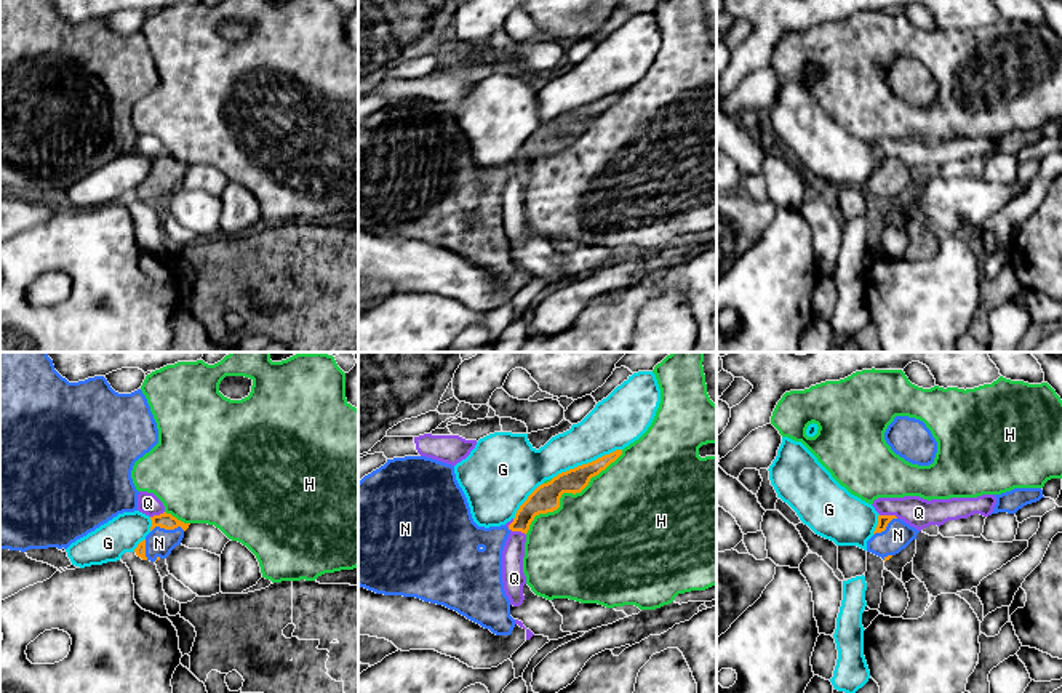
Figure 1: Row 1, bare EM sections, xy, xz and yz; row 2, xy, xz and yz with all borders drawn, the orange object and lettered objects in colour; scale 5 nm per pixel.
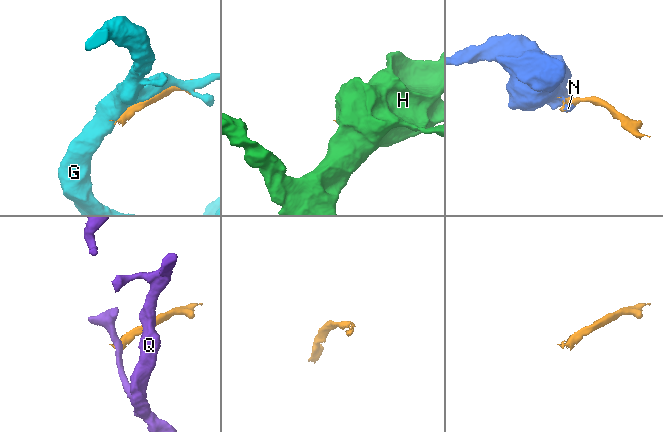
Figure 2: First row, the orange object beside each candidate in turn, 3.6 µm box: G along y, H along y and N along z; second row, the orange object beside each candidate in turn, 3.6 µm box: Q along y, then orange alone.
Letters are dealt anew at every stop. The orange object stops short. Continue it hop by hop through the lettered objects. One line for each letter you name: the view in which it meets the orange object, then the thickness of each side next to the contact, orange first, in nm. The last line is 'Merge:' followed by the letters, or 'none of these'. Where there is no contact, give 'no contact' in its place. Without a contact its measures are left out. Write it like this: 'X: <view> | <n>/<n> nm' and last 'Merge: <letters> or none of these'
N: xy | 80/140 nm
Merge: N

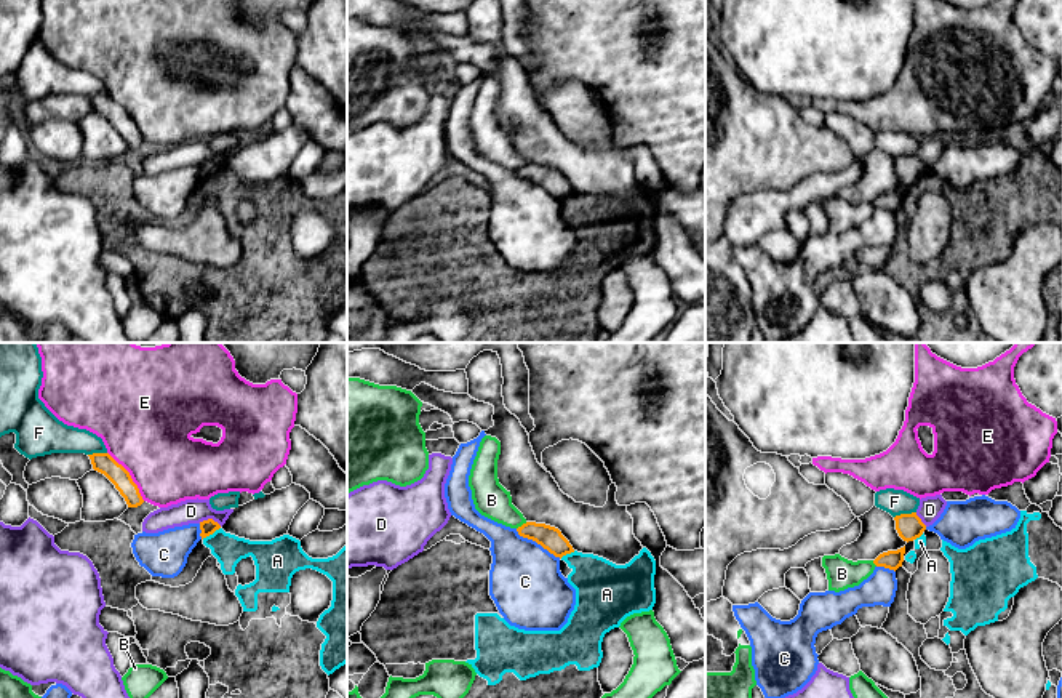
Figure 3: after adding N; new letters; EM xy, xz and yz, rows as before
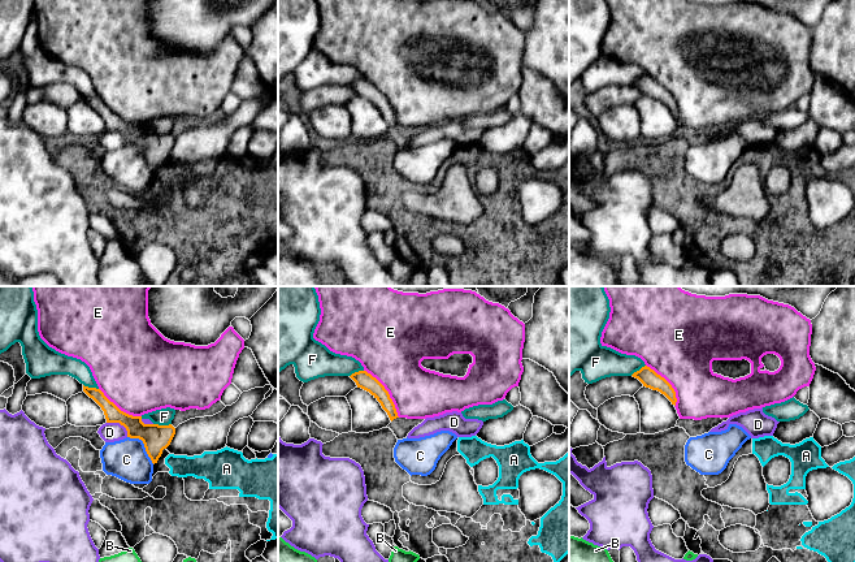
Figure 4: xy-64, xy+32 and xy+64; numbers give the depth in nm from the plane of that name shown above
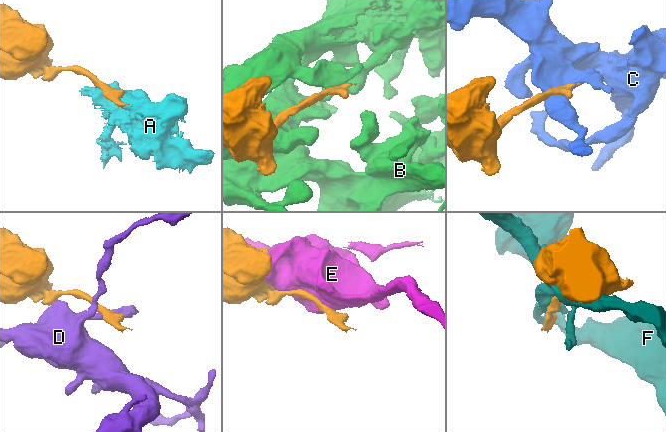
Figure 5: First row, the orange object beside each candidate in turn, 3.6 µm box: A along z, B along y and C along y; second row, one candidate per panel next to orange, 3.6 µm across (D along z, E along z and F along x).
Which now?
Merge: none of these

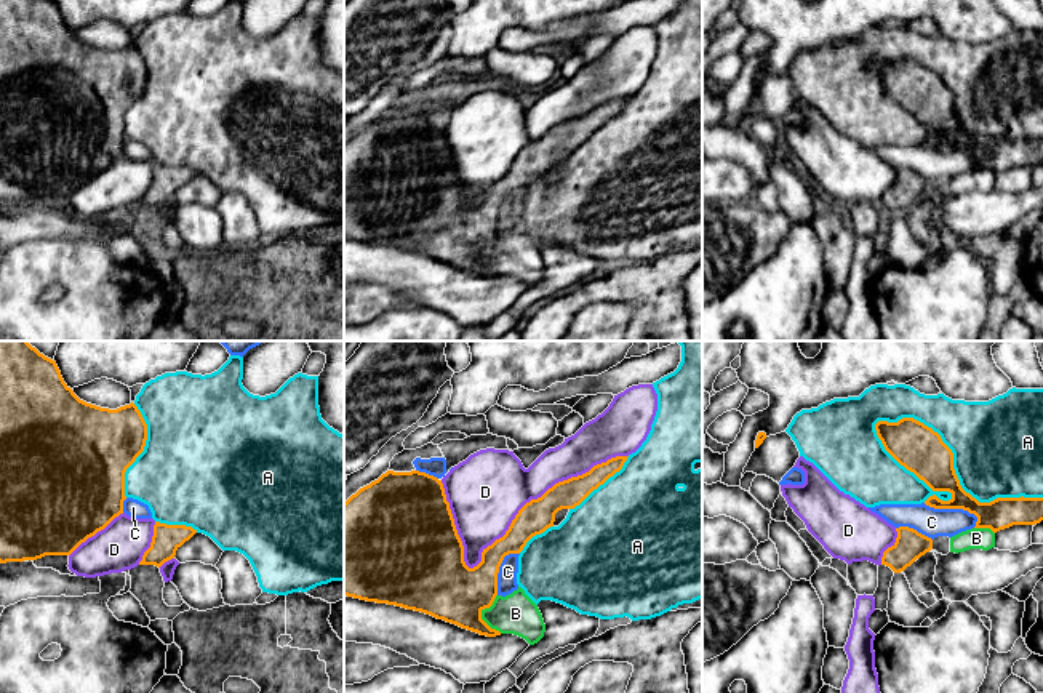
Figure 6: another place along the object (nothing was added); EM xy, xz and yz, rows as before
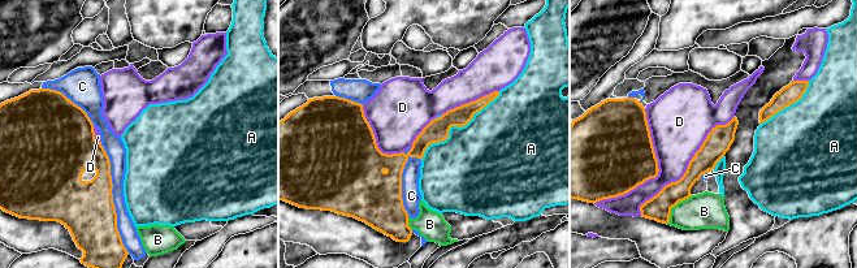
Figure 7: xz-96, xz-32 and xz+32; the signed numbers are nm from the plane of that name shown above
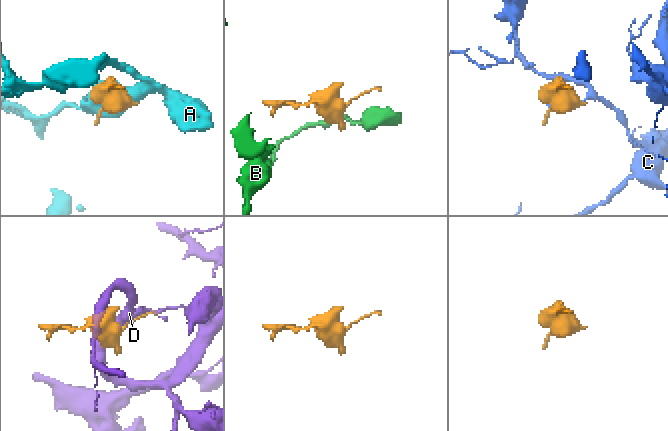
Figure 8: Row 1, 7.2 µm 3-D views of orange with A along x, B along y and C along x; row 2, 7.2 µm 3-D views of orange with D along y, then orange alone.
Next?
Merge: none of these

